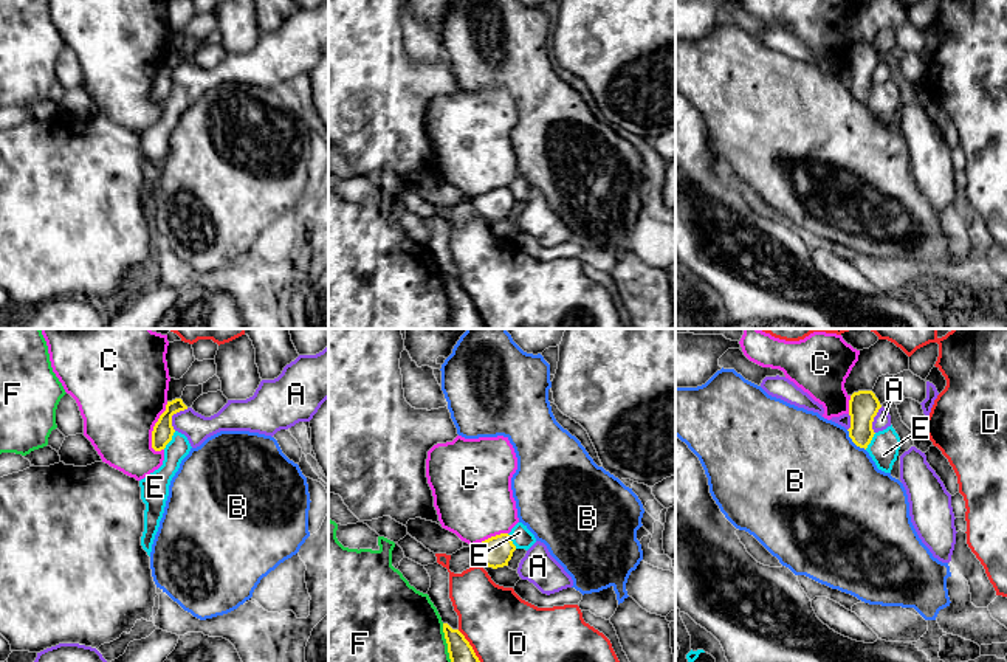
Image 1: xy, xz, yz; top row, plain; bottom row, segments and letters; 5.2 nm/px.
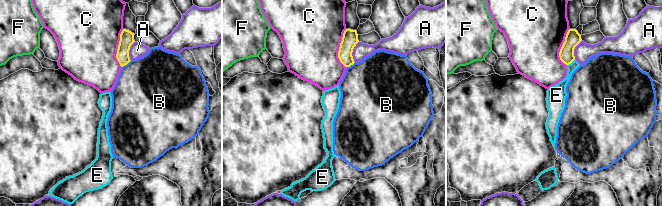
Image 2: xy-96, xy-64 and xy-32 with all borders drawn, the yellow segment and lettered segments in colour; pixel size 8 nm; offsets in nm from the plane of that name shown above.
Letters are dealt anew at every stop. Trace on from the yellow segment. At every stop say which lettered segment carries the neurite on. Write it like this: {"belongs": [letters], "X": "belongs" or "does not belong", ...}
{"belongs": [], "A": "does not belong", "B": "does not belong", "C": "does not belong", "D": "does not belong", "E": "does not belong", "F": "does not belong"}

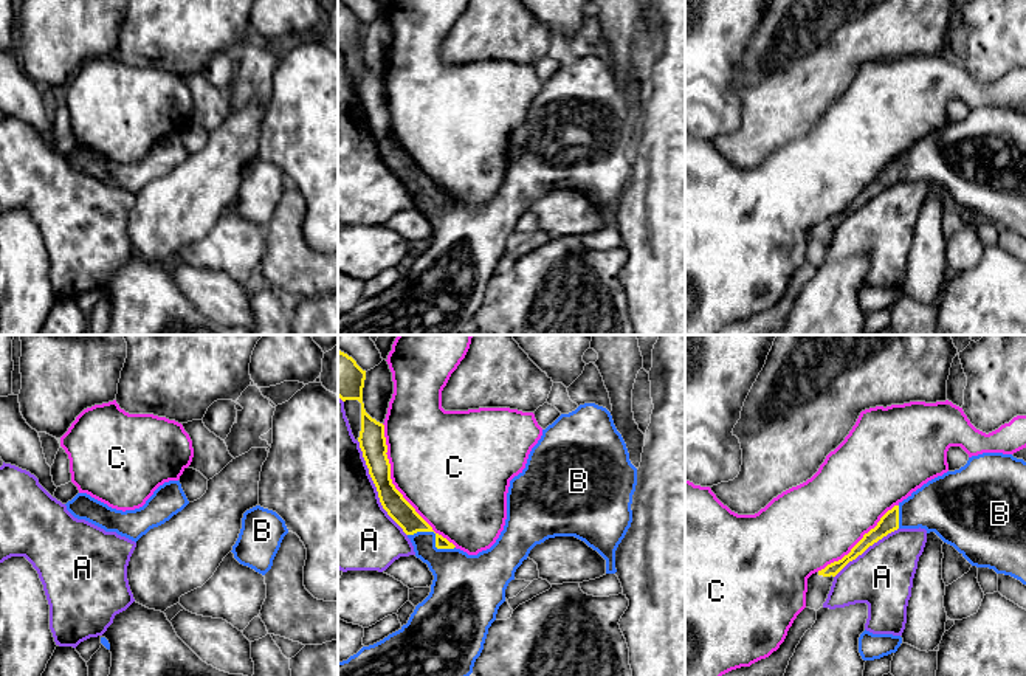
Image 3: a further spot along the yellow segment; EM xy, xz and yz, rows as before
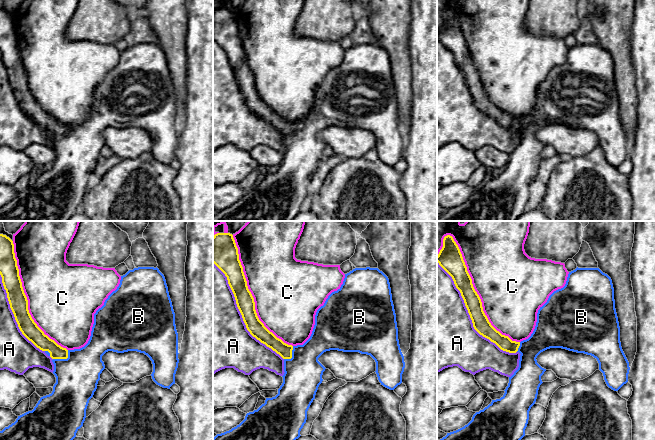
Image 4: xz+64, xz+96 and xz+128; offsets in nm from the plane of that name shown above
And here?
{"belongs": ["B"], "A": "does not belong", "B": "belongs", "C": "does not belong"}

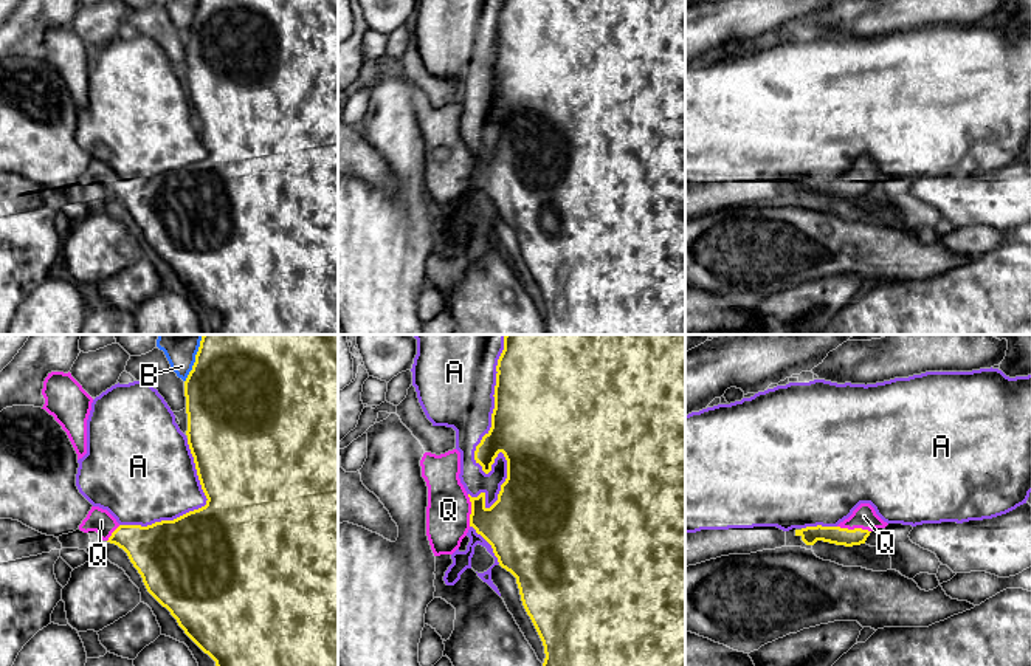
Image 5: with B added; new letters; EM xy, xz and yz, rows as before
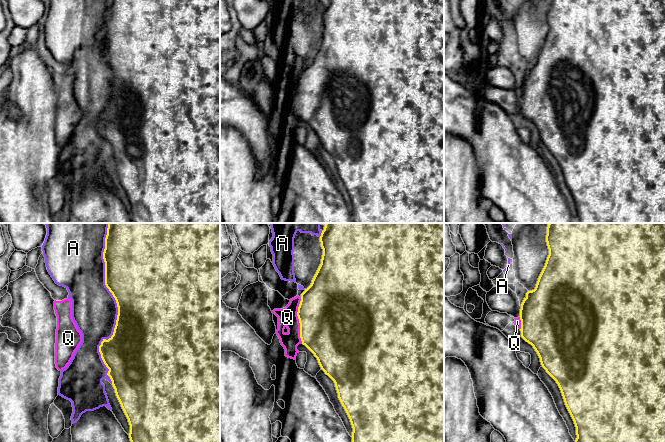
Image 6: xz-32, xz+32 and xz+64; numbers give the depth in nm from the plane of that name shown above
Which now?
{"belongs": ["Q"], "A": "does not belong", "B": "does not belong", "Q": "belongs"}

